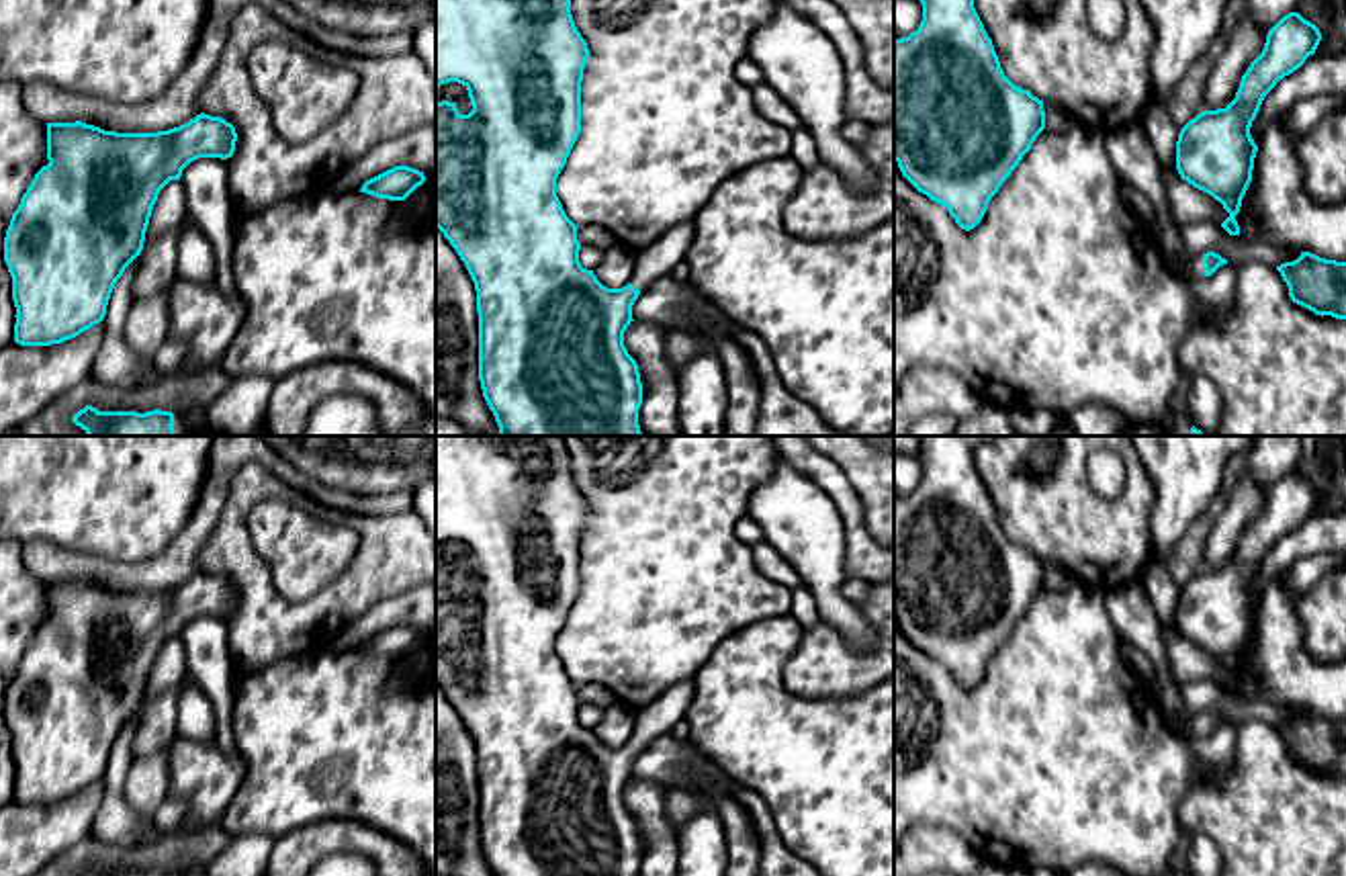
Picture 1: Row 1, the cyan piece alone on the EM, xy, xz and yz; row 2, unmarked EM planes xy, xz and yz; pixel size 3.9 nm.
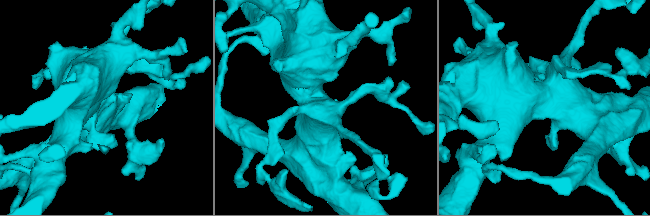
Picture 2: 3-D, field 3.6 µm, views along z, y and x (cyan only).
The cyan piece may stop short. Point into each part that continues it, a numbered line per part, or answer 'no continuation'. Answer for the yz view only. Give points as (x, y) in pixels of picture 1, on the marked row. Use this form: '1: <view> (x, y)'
1: yz (1130, 150)

